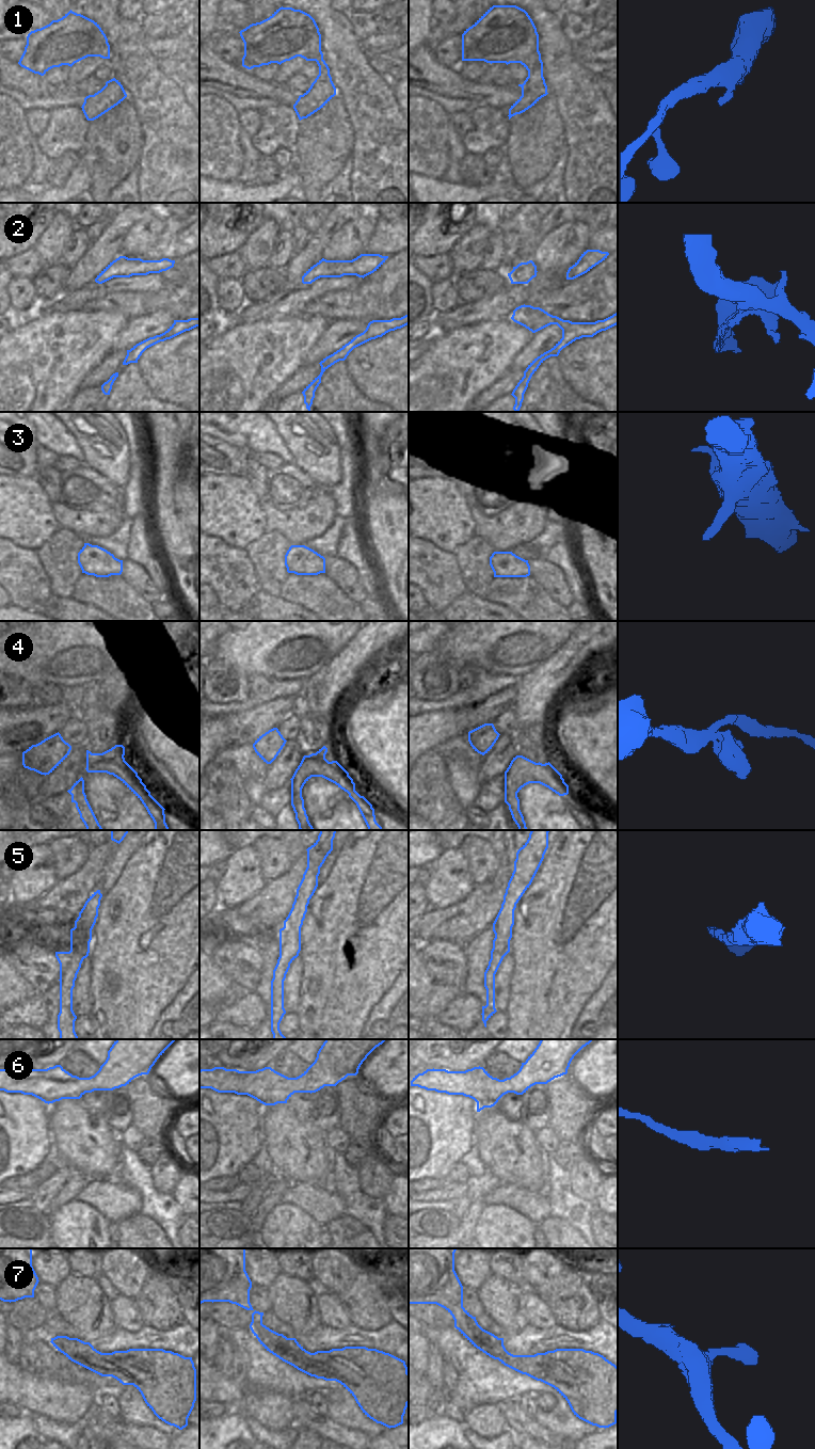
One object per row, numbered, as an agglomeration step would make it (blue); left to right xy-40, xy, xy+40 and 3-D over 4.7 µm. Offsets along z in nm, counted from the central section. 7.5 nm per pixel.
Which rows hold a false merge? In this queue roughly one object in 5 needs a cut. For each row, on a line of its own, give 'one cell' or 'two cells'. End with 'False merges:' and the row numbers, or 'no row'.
1: one cell
2: one cell
3: one cell
4: one cell
5: one cell
6: one cell
7: one cell
False merges: no row

